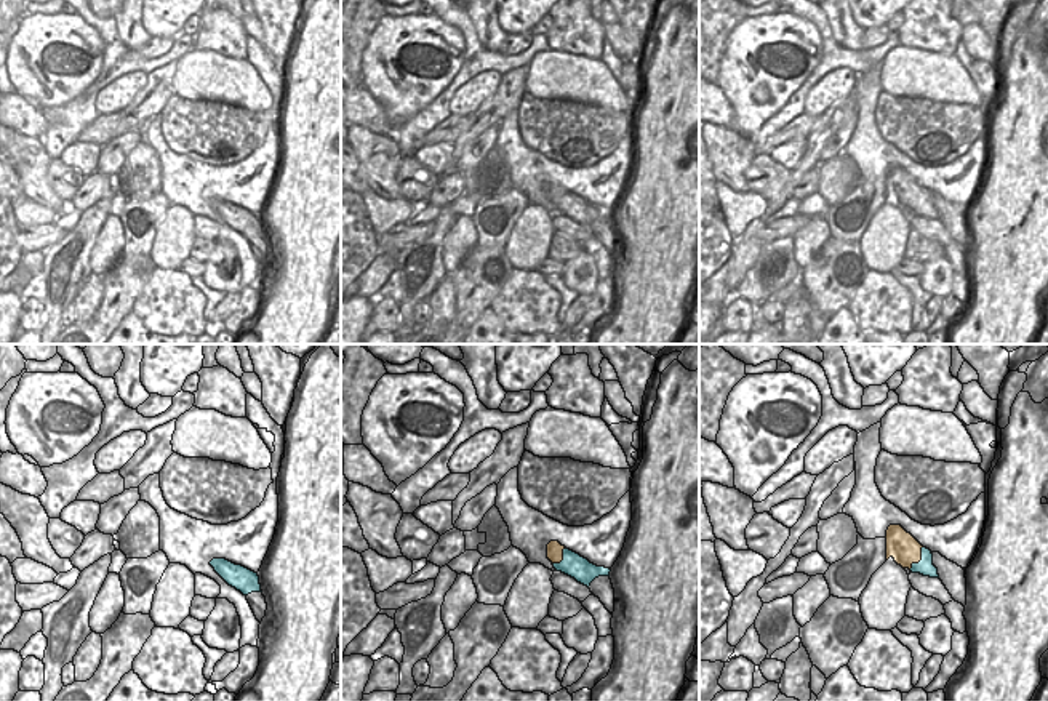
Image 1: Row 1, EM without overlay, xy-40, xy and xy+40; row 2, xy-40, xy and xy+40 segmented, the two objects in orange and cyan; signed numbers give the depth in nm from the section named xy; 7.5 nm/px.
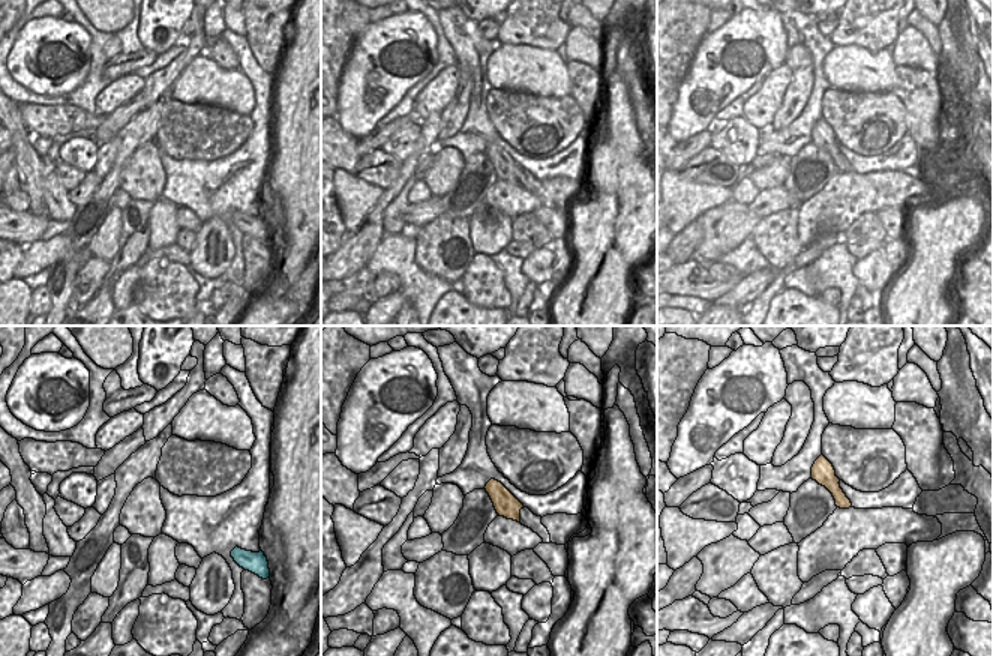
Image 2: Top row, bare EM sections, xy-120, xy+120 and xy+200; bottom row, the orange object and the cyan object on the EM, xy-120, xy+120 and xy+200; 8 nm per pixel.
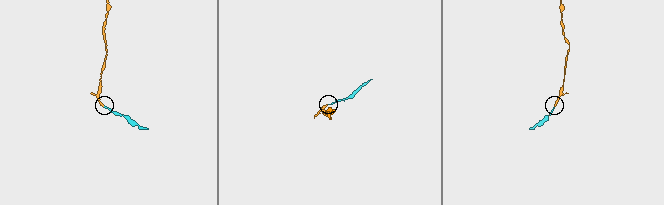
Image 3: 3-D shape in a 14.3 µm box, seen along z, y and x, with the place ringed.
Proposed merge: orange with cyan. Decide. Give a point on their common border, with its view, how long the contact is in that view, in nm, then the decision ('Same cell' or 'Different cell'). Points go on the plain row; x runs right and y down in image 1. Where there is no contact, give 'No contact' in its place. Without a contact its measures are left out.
Touches orange at xy+40 (920, 200). Shared border 200 nm. Different cell

